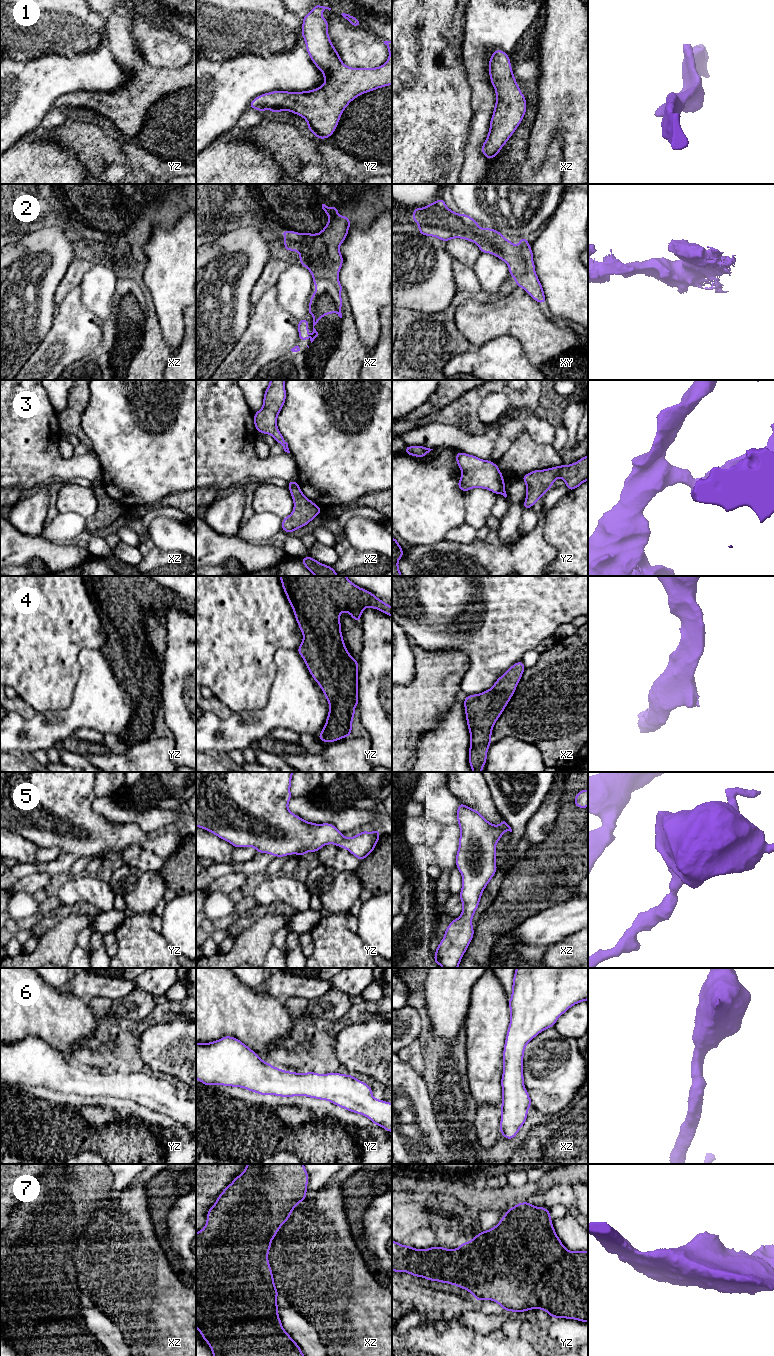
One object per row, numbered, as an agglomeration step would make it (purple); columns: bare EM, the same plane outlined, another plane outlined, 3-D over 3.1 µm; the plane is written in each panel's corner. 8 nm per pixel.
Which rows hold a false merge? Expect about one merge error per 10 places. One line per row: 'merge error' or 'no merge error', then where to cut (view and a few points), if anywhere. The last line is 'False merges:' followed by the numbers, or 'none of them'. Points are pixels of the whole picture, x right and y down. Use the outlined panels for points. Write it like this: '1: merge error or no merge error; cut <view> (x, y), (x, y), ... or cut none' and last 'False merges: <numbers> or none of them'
1: no merge error; cut none
2: no merge error; cut none
3: merge error; cut xz (297, 485), (289, 489)
4: no merge error; cut none
5: no merge error; cut none
6: no merge error; cut none
7: no merge error; cut none
False merges: 3

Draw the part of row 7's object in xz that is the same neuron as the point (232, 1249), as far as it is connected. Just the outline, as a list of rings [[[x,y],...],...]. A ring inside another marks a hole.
[[[247,1164],[243,1173],[234,1178],[218,1196],[215,1204],[208,1209],[205,1227],[196,1233],[196,1328],[208,1343],[213,1356],[304,1356],[298,1344],[284,1330],[279,1318],[278,1303],[275,1300],[279,1293],[275,1287],[268,1254],[271,1241],[280,1227],[290,1218],[293,1209],[307,1199],[308,1181],[309,1176],[304,1164]]]

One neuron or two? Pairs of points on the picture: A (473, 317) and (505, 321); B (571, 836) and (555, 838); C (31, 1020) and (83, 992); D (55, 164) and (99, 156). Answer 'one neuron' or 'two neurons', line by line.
A: one neuron
B: one neuron
C: two neurons
D: two neurons

